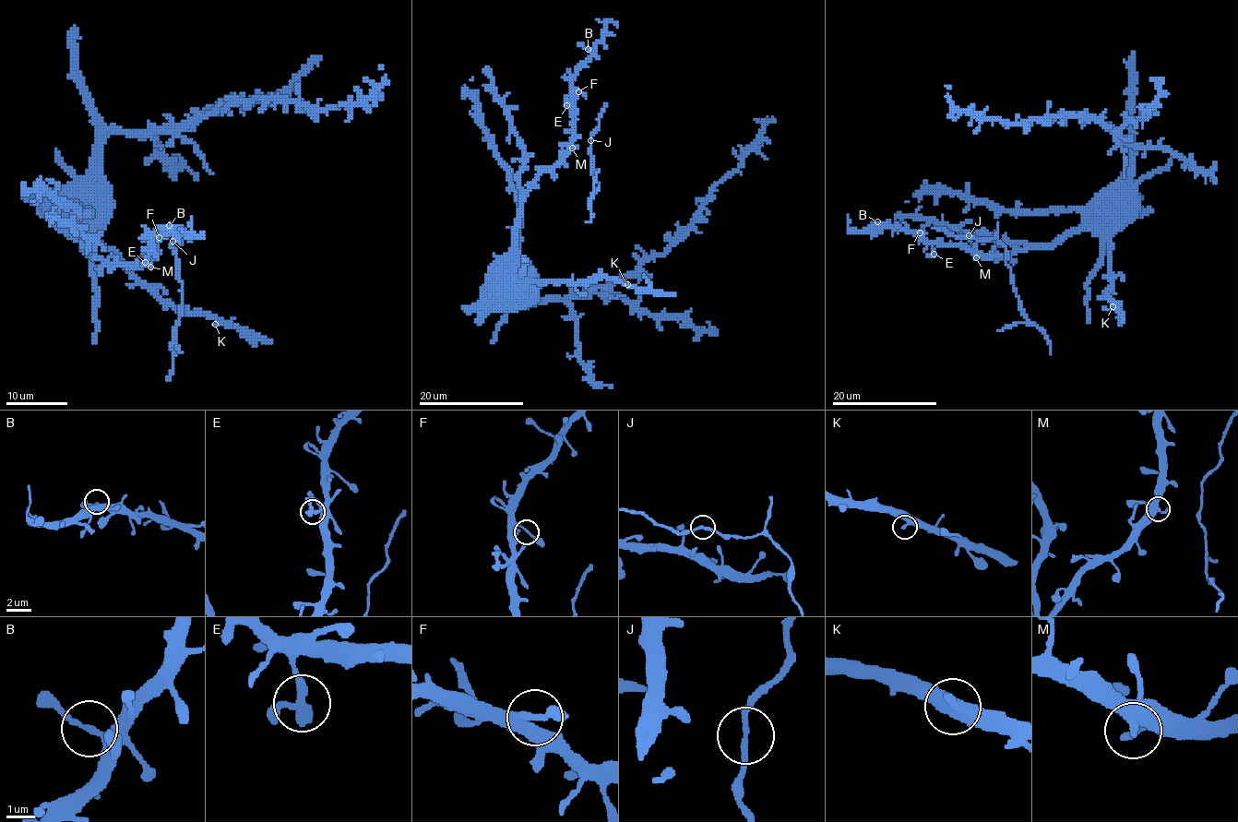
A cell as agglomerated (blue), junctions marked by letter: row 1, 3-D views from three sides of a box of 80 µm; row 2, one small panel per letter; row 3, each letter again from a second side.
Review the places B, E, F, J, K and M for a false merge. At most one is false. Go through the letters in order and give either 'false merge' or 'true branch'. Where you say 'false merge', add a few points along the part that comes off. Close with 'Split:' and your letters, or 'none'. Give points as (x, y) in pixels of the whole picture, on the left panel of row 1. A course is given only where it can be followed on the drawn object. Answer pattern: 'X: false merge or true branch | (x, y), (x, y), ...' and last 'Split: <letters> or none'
B: true branch
E: true branch
F: true branch
J: true branch
K: true branch
M: true branch
Split: none

